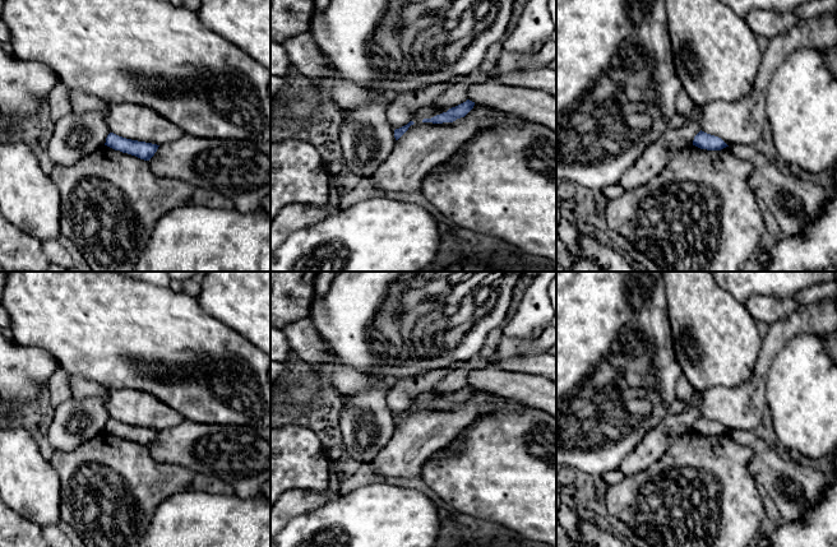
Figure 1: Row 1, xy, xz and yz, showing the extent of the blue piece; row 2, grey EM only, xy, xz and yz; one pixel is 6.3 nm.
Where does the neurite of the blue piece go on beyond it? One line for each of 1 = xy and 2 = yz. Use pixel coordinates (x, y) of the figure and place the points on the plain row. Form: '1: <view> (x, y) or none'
1: none
2: none

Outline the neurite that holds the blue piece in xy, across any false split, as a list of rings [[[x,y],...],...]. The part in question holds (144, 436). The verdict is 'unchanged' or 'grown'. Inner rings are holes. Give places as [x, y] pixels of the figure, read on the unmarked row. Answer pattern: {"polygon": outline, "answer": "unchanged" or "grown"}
{"polygon": [[[110,418],[107,421],[105,431],[107,431],[115,436],[120,436],[122,439],[135,441],[144,446],[149,446],[159,432],[159,431],[152,430],[152,428],[126,425],[126,423],[119,422],[114,418]]], "answer": "unchanged"}

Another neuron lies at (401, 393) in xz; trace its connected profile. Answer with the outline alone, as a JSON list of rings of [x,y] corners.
[[[454,362],[445,368],[431,370],[426,374],[399,379],[390,384],[387,403],[393,416],[410,408],[411,400],[425,391],[434,390],[452,370],[458,368],[461,362]]]

